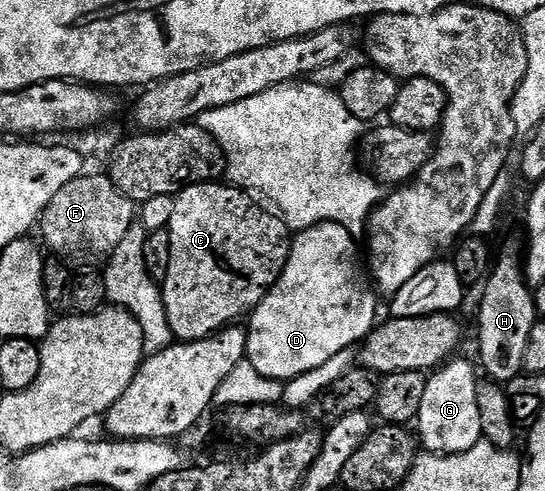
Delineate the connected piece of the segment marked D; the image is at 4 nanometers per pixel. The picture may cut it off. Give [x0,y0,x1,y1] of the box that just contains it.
[246,223,377,381]

